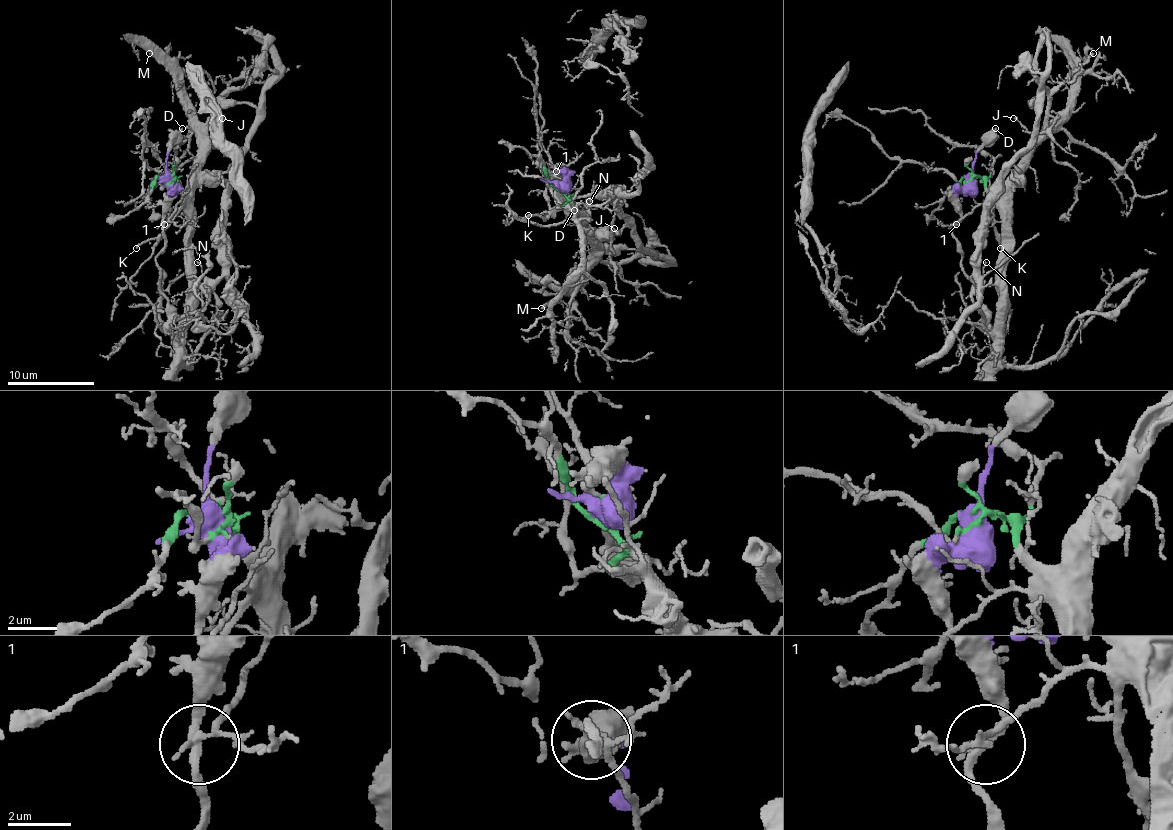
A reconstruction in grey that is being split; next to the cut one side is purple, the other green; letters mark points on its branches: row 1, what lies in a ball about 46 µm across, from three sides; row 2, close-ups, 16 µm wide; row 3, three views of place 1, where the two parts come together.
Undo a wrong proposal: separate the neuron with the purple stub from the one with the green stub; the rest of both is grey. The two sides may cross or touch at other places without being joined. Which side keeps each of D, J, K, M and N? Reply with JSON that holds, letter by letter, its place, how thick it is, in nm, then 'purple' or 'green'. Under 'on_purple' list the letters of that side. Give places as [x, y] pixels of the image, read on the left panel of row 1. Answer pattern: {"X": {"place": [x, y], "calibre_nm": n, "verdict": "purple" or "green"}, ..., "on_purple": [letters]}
{"D": {"place": [182, 128], "calibre_nm": 340, "verdict": "purple"}, "J": {"place": [222, 118], "calibre_nm": 140, "verdict": "green"}, "K": {"place": [136, 248], "calibre_nm": 180, "verdict": "green"}, "M": {"place": [149, 53], "calibre_nm": 240, "verdict": "green"}, "N": {"place": [197, 262], "calibre_nm": 140, "verdict": "purple"}, "on_purple": ["D", "N"]}

